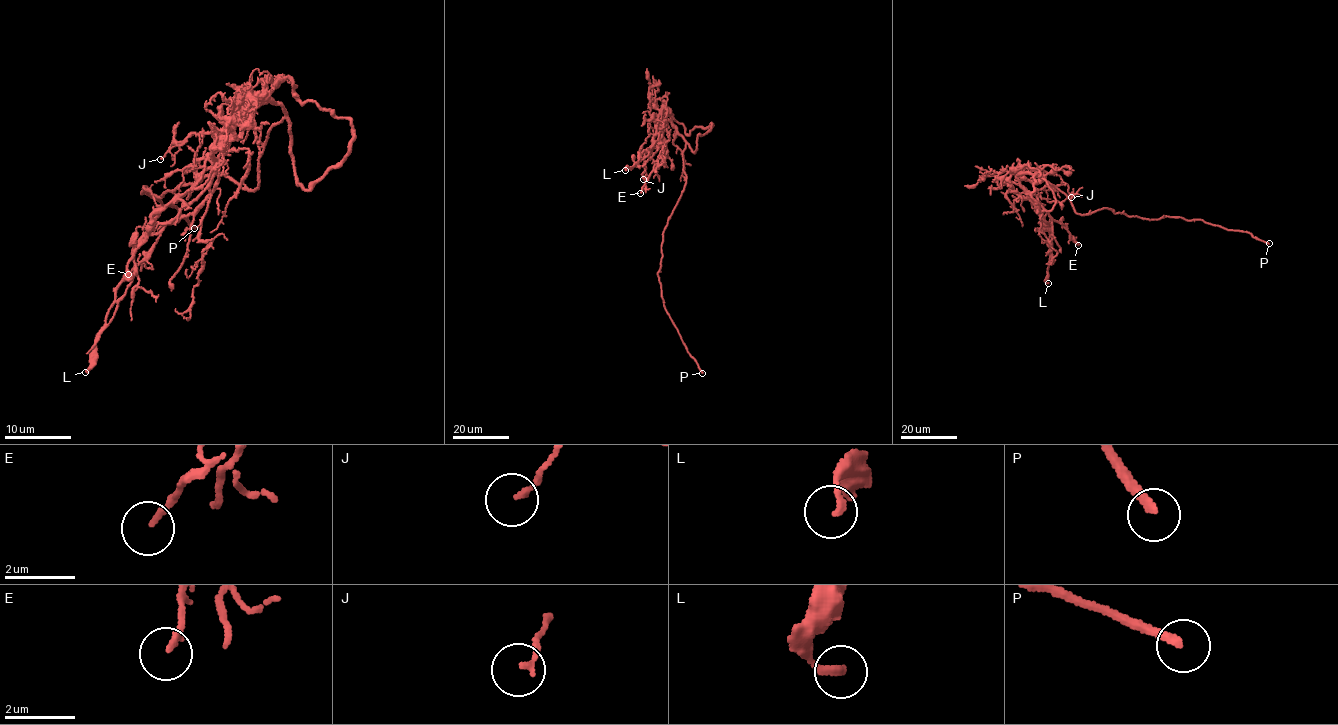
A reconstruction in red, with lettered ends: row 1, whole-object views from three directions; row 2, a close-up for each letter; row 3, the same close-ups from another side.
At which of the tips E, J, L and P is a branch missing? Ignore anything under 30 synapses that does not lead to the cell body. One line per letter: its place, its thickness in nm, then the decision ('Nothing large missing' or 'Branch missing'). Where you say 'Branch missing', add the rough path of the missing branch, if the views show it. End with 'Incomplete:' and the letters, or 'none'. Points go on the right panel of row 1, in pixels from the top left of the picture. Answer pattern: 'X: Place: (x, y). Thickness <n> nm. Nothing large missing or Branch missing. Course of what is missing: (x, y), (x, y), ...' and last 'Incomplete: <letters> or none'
E: Place: (1078, 245). Thickness 170 nm. Nothing large missing
J: Place: (1071, 197). Thickness 140 nm. Nothing large missing
L: Place: (1048, 283). Thickness 200 nm. Nothing large missing
P: Place: (1269, 243). Thickness 240 nm. Branch missing
Incomplete: P

